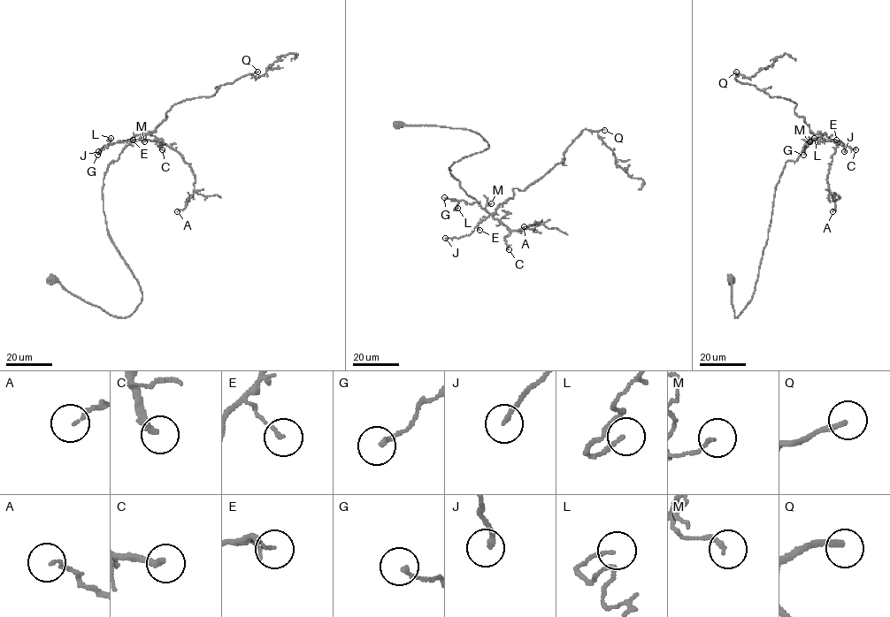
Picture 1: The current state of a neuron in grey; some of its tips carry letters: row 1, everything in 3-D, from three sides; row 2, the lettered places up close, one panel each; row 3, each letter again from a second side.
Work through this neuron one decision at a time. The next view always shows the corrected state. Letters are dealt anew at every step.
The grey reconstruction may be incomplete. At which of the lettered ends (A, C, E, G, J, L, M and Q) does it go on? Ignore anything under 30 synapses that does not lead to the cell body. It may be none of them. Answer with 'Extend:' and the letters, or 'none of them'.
Extend: C, Q

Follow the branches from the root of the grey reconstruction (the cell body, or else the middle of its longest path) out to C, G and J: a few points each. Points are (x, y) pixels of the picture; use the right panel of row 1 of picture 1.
C: (800, 154), (809, 140), (819, 137), (855, 149)
G: (800, 154), (809, 141), (803, 155)
J: (800, 154), (809, 140), (816, 140), (821, 133), (840, 141), (844, 151)

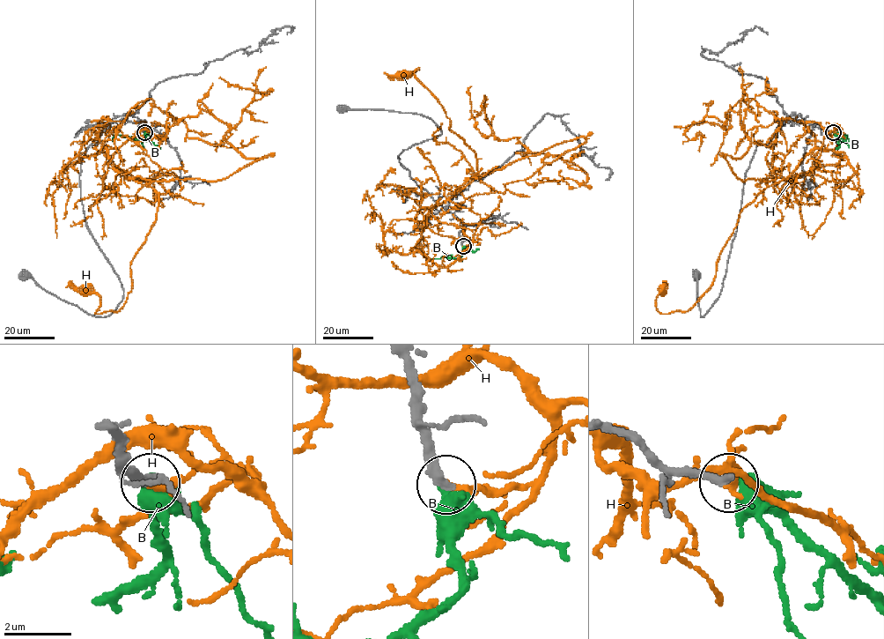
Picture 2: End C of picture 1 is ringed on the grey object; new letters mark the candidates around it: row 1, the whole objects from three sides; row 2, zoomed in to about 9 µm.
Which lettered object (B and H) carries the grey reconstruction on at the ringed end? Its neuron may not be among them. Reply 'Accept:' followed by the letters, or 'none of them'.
Accept: B

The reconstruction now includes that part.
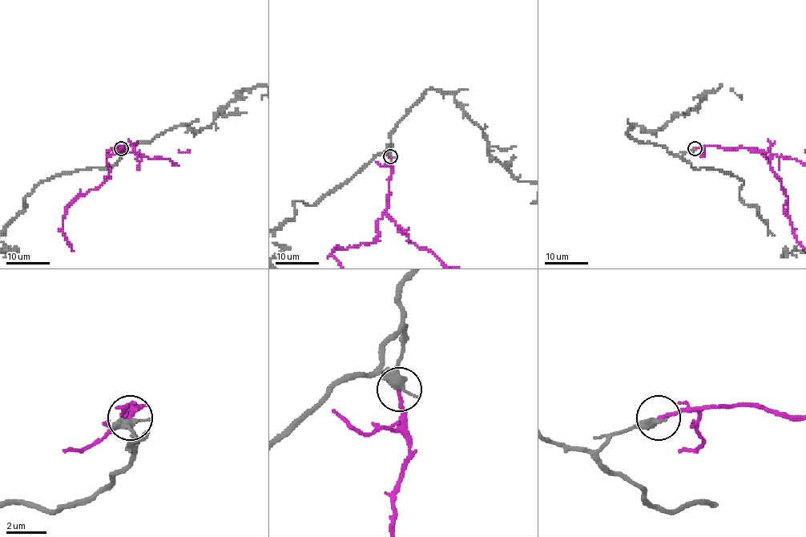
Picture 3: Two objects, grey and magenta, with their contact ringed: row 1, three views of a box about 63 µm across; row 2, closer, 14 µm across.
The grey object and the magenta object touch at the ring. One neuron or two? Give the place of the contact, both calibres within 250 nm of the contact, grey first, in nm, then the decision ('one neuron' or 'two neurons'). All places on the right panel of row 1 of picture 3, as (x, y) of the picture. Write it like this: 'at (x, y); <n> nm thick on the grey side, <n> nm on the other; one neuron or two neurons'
at (695, 148); 380 nm thick on the grey side, 180 nm on the other; two neurons

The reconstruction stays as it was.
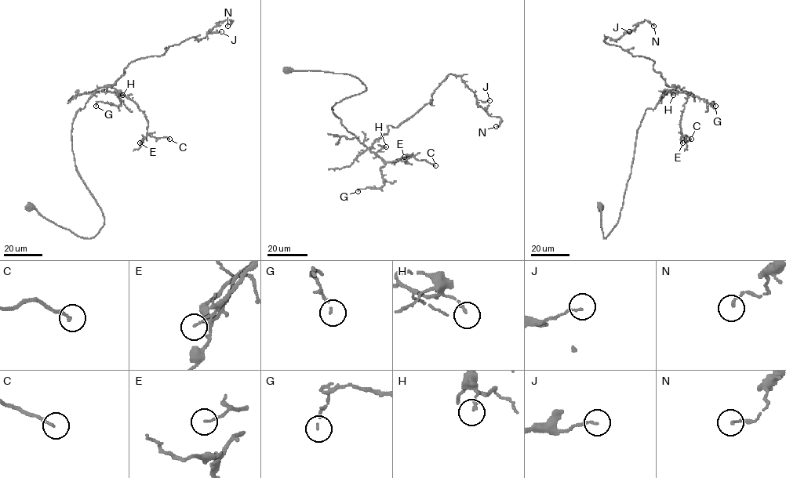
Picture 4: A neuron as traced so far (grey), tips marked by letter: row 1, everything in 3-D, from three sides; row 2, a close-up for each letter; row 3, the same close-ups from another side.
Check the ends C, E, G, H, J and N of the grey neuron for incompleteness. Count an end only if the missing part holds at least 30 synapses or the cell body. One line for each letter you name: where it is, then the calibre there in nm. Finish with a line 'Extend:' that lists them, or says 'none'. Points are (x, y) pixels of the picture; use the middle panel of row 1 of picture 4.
Extend: none

